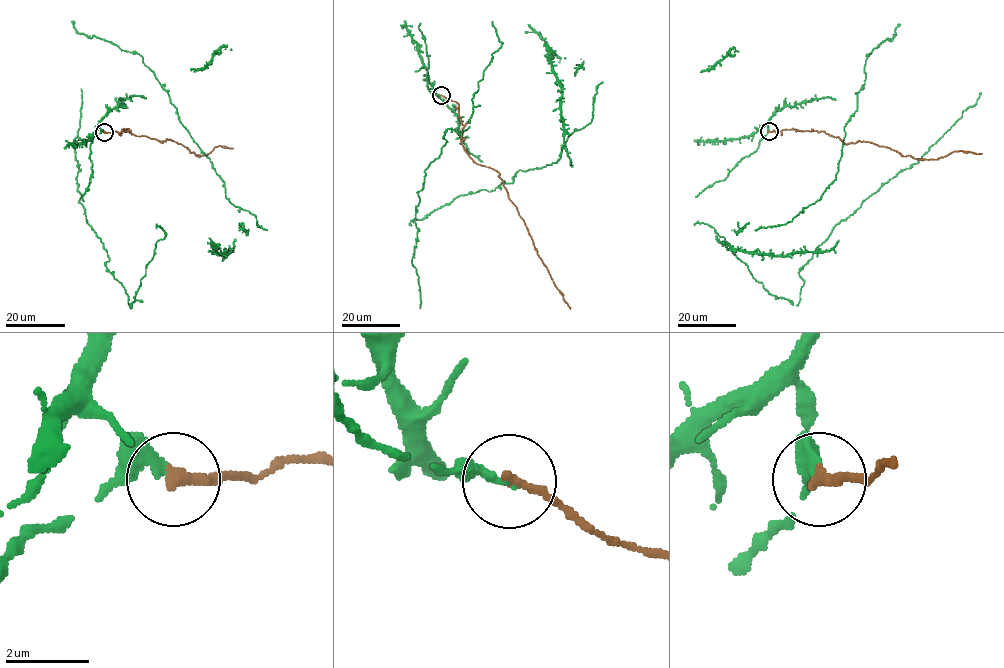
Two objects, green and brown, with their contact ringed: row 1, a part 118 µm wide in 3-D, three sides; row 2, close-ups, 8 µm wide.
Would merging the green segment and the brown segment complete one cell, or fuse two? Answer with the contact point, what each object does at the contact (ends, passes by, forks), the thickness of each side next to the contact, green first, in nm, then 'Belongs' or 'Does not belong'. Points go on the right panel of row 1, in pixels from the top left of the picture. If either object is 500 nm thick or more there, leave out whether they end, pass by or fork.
Place: (769, 131). At the ring green ends. At the ring brown ends. Thickness 240 nm (green) against 280 nm. Belongs

